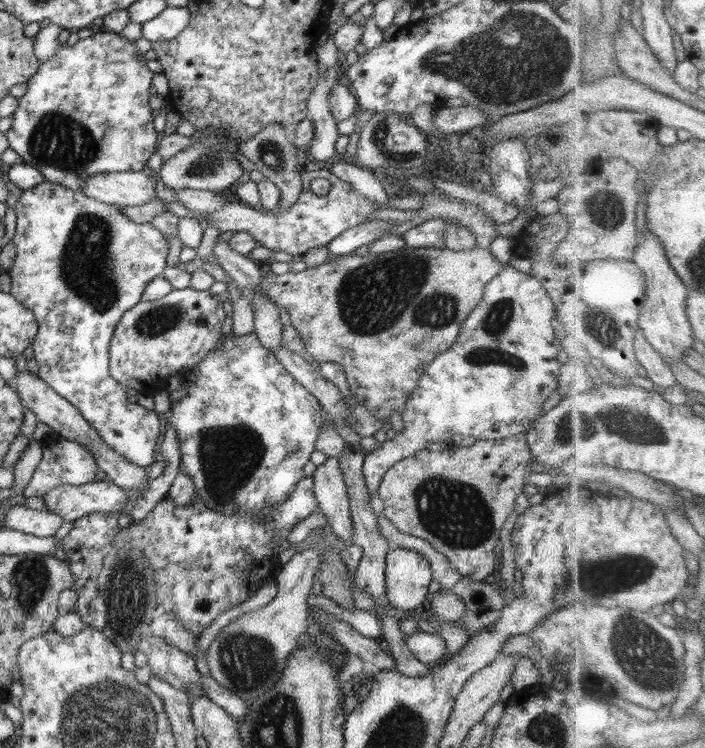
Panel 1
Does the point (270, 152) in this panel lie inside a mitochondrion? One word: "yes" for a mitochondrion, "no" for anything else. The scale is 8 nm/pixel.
yes

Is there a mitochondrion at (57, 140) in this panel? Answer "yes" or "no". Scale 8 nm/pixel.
yes

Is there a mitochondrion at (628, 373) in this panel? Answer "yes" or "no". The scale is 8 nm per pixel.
no

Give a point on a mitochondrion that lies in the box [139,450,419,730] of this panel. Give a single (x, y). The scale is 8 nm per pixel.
(247, 661)

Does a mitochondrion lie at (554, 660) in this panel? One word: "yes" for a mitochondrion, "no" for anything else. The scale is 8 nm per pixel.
no

